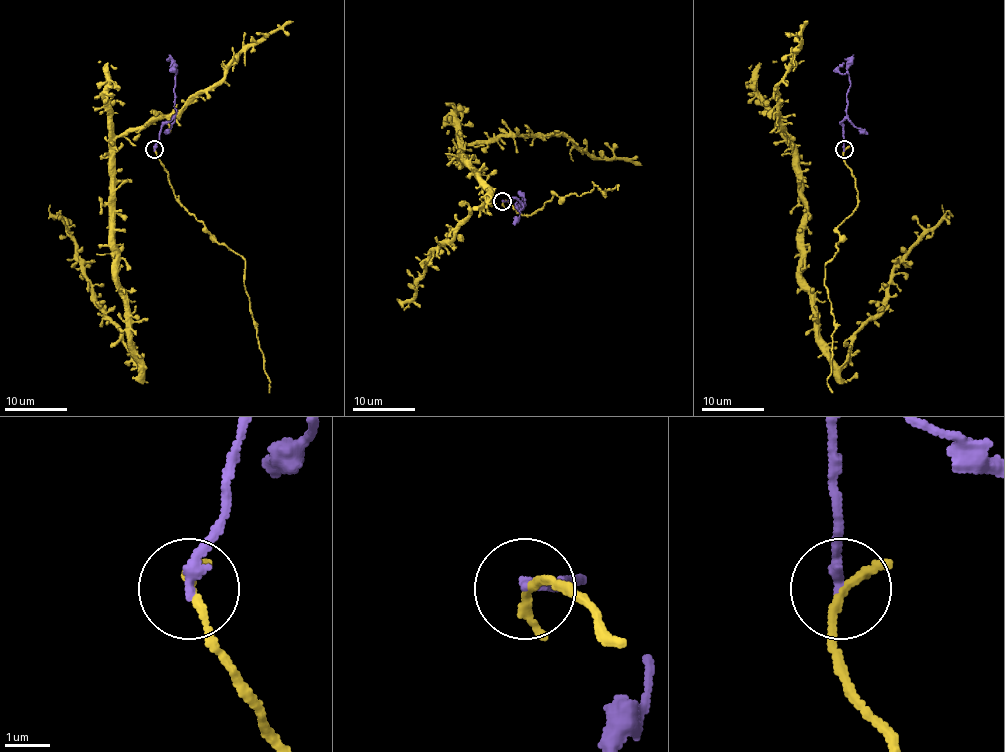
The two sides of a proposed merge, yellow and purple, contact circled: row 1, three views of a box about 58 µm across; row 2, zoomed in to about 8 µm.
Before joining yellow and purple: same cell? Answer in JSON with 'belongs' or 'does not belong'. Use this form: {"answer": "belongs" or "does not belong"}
{"answer": "belongs"}

